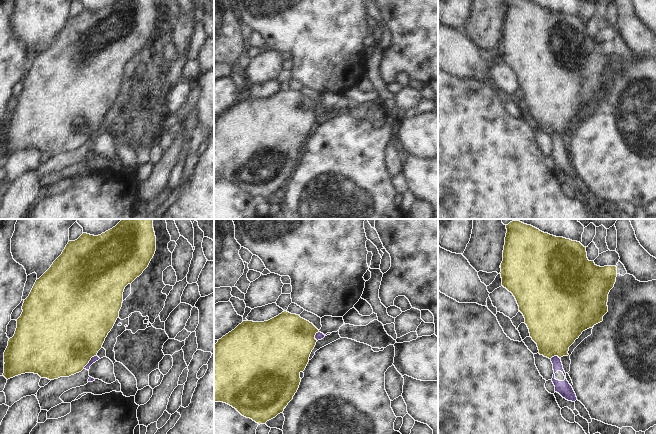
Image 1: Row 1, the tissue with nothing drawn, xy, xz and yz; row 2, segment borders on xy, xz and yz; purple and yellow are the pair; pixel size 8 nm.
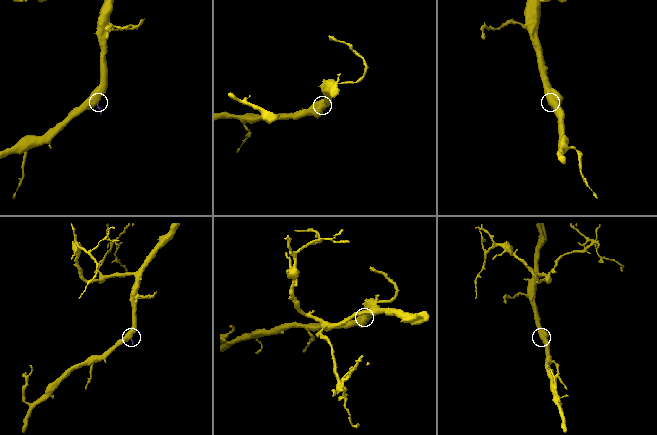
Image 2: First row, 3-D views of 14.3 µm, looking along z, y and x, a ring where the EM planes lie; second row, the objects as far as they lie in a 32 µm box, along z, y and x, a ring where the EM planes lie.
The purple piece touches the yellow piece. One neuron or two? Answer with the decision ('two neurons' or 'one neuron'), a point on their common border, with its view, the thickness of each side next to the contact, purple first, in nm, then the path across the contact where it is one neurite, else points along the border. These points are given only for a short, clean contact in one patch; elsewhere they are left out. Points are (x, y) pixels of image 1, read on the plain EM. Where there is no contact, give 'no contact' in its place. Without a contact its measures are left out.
two neurons; contact xy (89, 137); calibres 50 and 500 nm; border xy (96, 130), (83, 144)

